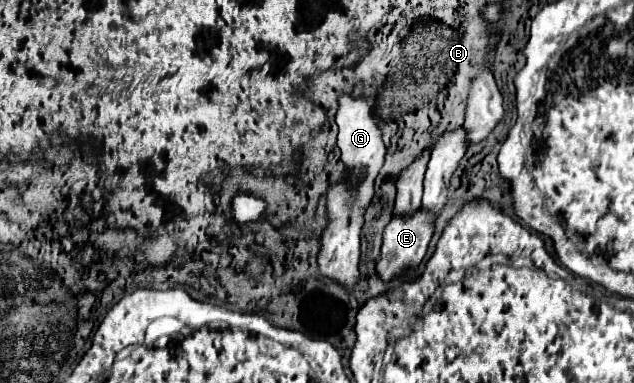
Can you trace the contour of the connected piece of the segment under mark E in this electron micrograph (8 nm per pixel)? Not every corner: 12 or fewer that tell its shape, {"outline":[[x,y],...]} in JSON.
{"outline":[[431,215],[393,217],[377,275],[415,271],[433,237]]}

